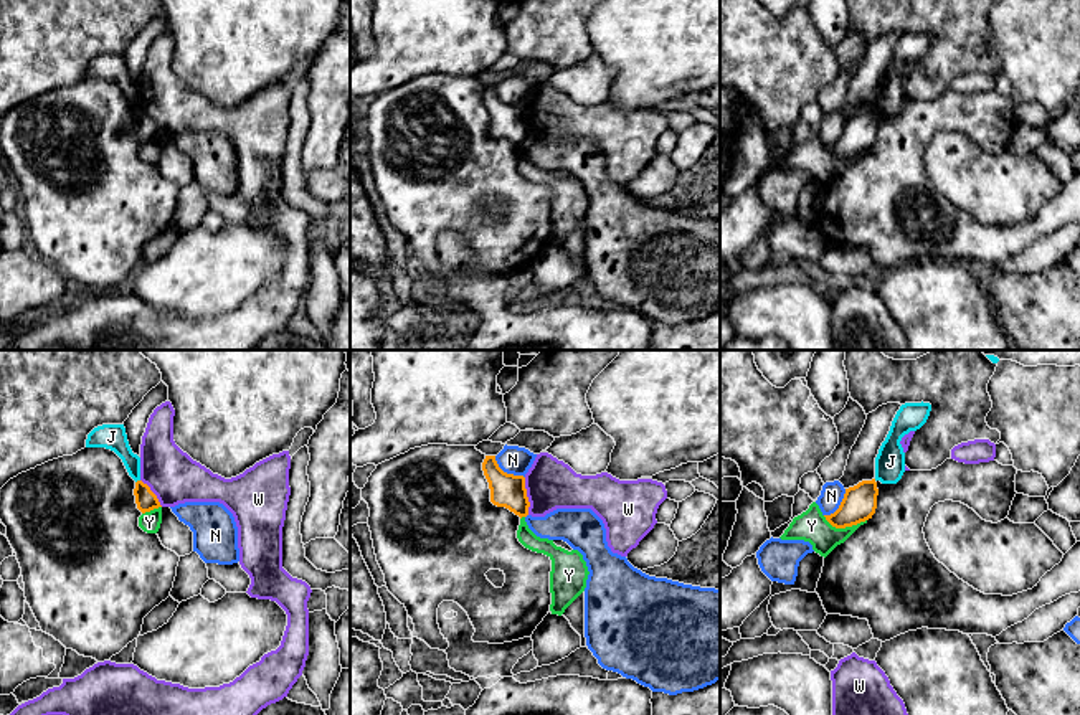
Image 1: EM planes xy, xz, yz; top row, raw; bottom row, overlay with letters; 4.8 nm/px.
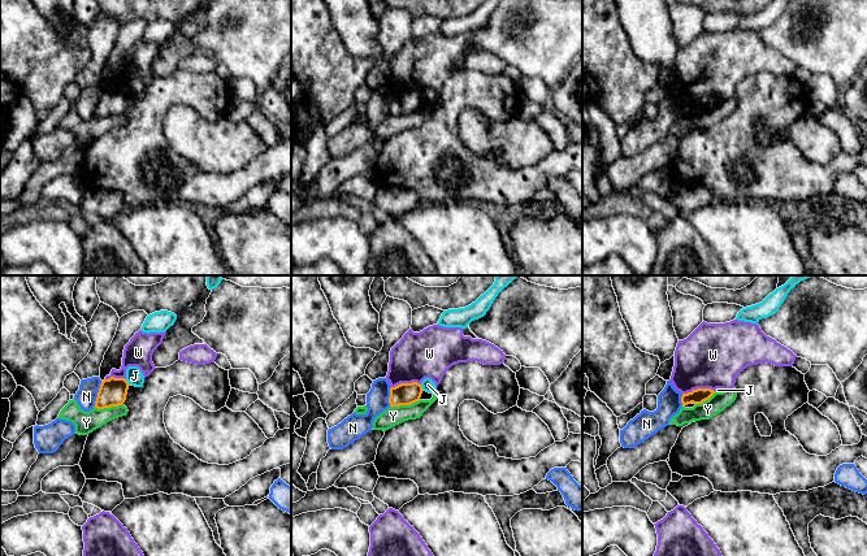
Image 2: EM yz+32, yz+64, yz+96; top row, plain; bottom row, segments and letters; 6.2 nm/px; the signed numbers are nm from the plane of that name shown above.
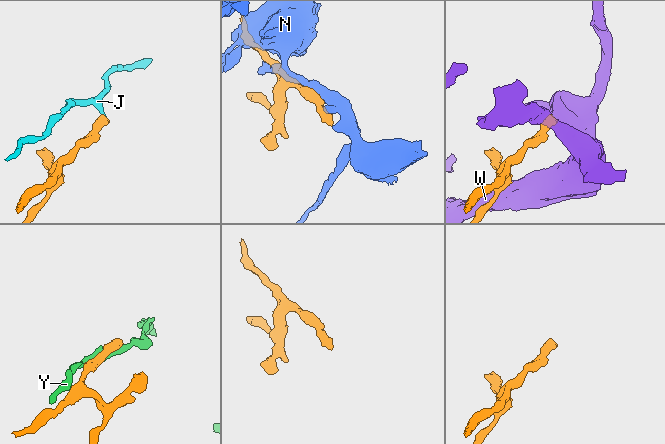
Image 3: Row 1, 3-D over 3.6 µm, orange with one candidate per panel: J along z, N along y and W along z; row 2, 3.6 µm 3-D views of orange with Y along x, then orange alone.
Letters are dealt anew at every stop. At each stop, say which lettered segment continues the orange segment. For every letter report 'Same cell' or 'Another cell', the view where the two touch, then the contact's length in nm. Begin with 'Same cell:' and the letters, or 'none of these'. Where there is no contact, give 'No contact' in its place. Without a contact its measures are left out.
Same cell: none of these
J: Another cell. Touches orange in xy. Shared border 30 nm
N: Another cell. Touches orange in xz. Shared border 190 nm
W: Another cell. Touches orange in xz. Shared border 190 nm
Y: Another cell. Touches orange in yz. Shared border 220 nm

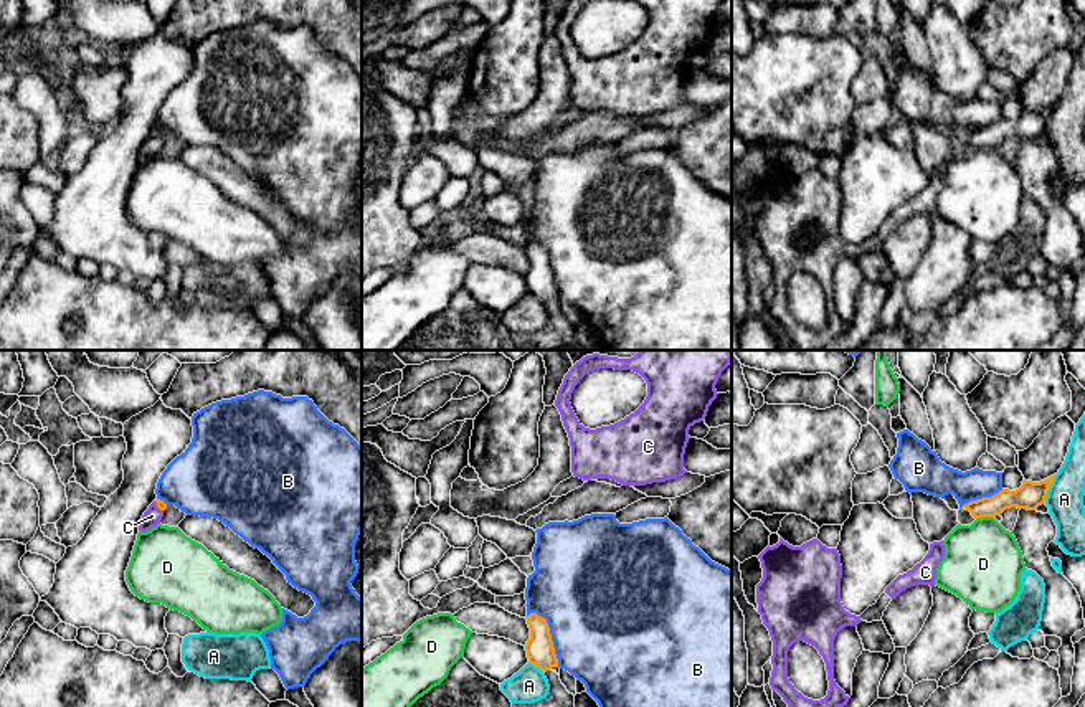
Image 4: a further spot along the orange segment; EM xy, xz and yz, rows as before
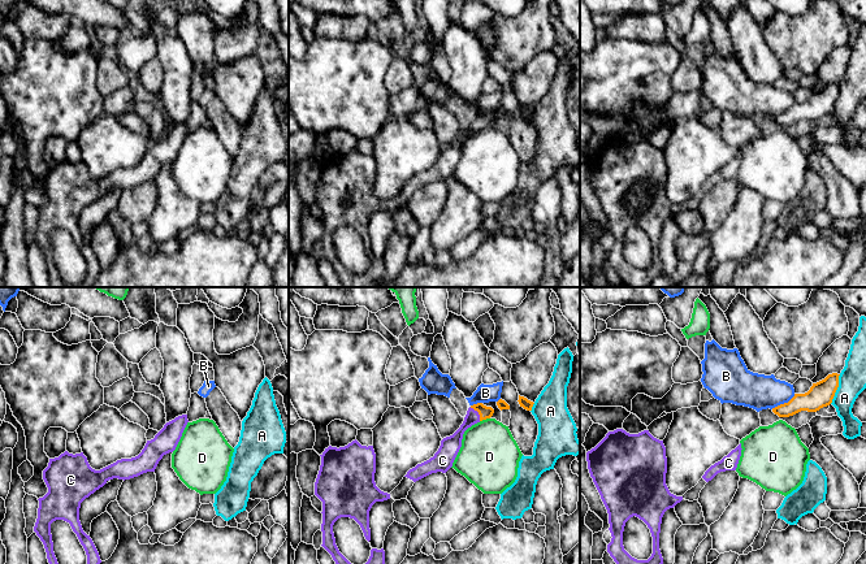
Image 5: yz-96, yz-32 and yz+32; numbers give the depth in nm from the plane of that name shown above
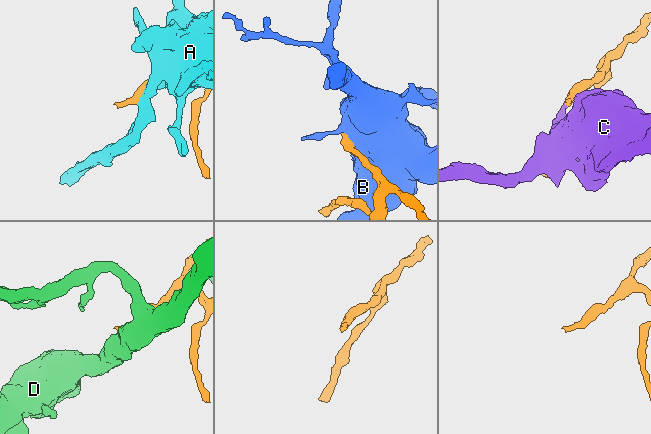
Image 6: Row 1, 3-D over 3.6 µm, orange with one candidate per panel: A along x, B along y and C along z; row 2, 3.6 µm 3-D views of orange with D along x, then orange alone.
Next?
Same cell: C
A: Another cell. Touches orange in yz. Shared border 150 nm
B: Another cell. Touches orange in xz. Shared border 300 nm
C: Same cell. Touches orange in xy. Shared border 70 nm
D: Another cell. Touches orange in yz. Shared border 90 nm

